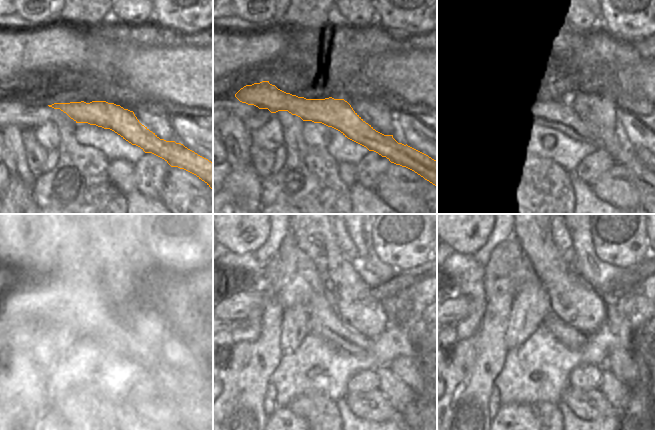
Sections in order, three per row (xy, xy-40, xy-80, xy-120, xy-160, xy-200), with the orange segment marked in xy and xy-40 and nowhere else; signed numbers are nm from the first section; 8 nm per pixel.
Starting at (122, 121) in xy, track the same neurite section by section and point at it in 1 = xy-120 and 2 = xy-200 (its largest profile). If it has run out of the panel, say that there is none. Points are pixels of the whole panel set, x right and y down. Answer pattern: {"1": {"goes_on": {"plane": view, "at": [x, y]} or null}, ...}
{"1": {"goes_on": {"plane": "xy-120", "at": [31, 305]}}, "2": {"goes_on": {"plane": "xy-200", "at": [457, 307]}}}

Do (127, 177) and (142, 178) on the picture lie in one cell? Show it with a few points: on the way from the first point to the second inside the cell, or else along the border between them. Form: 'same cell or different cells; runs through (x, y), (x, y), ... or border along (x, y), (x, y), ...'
different cells; border along (133, 165), (134, 181), (137, 188)

